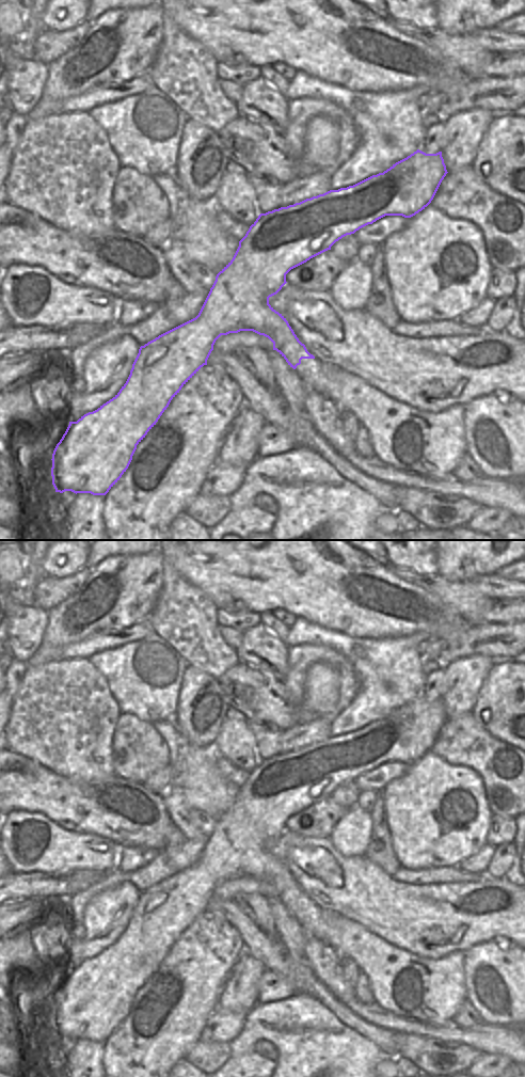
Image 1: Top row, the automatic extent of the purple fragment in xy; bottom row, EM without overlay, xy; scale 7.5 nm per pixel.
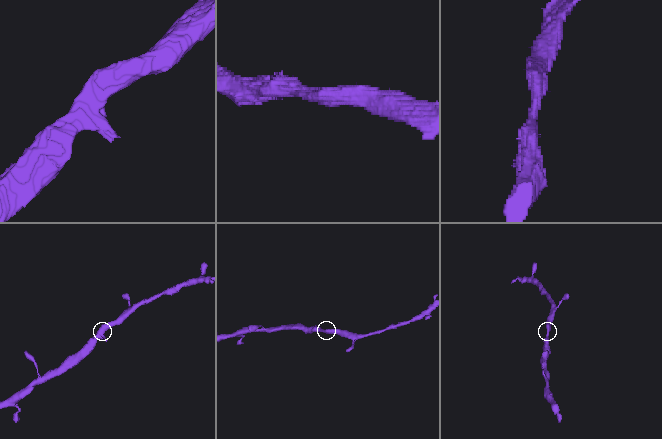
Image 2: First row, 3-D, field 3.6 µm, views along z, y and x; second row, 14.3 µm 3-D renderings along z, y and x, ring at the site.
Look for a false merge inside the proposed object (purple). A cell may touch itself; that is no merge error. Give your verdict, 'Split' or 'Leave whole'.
Leave whole.

